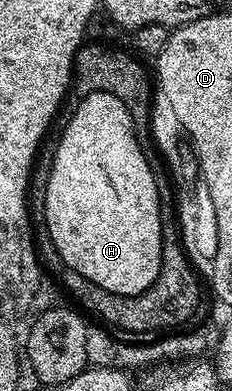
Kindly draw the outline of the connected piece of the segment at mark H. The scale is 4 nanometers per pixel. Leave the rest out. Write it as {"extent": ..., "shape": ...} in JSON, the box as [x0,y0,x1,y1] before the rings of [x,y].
{"extent":[42,89,165,295],"shape":[[[91,89],[87,96],[75,107],[75,112],[71,115],[71,120],[63,127],[63,136],[59,139],[59,144],[55,147],[55,156],[49,159],[51,172],[47,178],[47,188],[42,191],[43,199],[43,219],[46,231],[51,234],[53,245],[61,257],[61,261],[69,269],[73,269],[79,275],[84,284],[92,288],[117,293],[118,295],[140,295],[153,281],[157,281],[157,273],[161,269],[161,249],[163,248],[163,224],[165,216],[159,208],[159,183],[155,180],[155,171],[151,168],[151,163],[147,160],[148,152],[139,143],[139,137],[135,133],[135,123],[131,120],[129,109],[113,93]]]}

